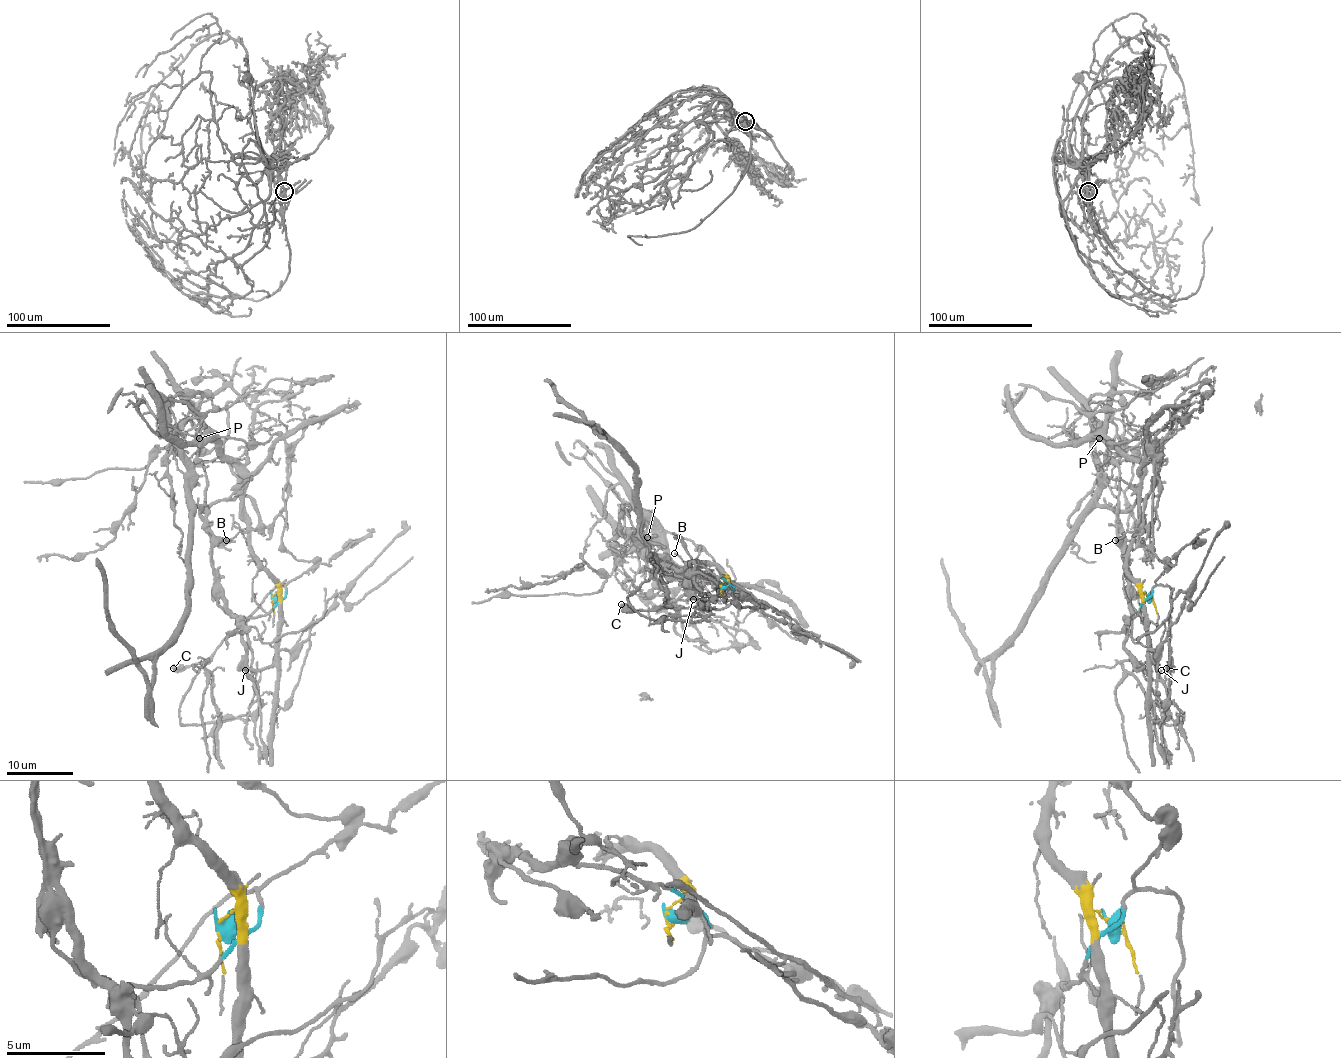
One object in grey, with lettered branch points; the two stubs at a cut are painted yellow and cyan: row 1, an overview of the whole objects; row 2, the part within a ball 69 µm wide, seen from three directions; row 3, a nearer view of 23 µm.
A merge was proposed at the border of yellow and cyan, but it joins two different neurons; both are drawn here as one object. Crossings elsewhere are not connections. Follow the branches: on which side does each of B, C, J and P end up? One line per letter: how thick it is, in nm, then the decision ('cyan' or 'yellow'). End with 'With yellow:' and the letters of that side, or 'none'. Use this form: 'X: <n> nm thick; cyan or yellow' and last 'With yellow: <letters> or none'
B: 80 nm thick; yellow
C: 550 nm thick; cyan
J: 130 nm thick; cyan
P: 360 nm thick; yellow
With yellow: B, P

